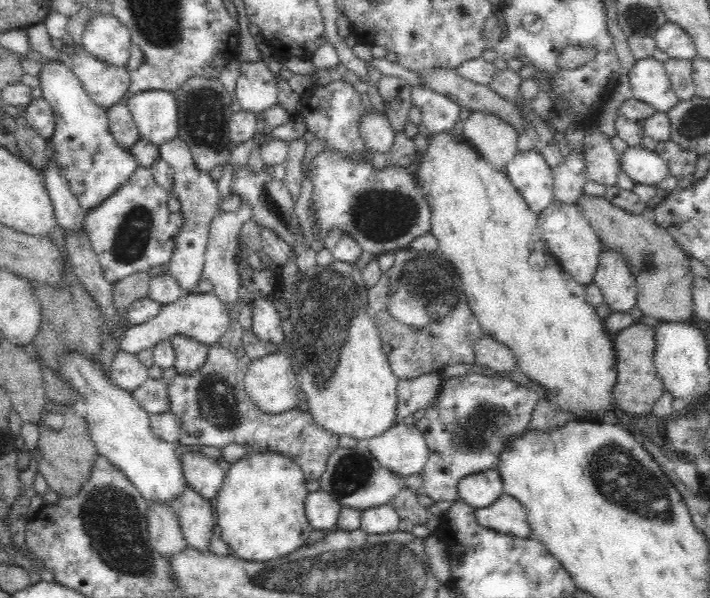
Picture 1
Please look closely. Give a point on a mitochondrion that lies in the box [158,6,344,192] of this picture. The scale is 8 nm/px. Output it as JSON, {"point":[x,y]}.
{"point":[203,106]}

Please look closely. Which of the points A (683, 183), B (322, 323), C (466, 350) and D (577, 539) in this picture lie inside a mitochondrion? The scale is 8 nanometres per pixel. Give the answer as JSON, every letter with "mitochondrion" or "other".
{"A":"other","B":"mitochondrion","C":"other","D":"other"}

